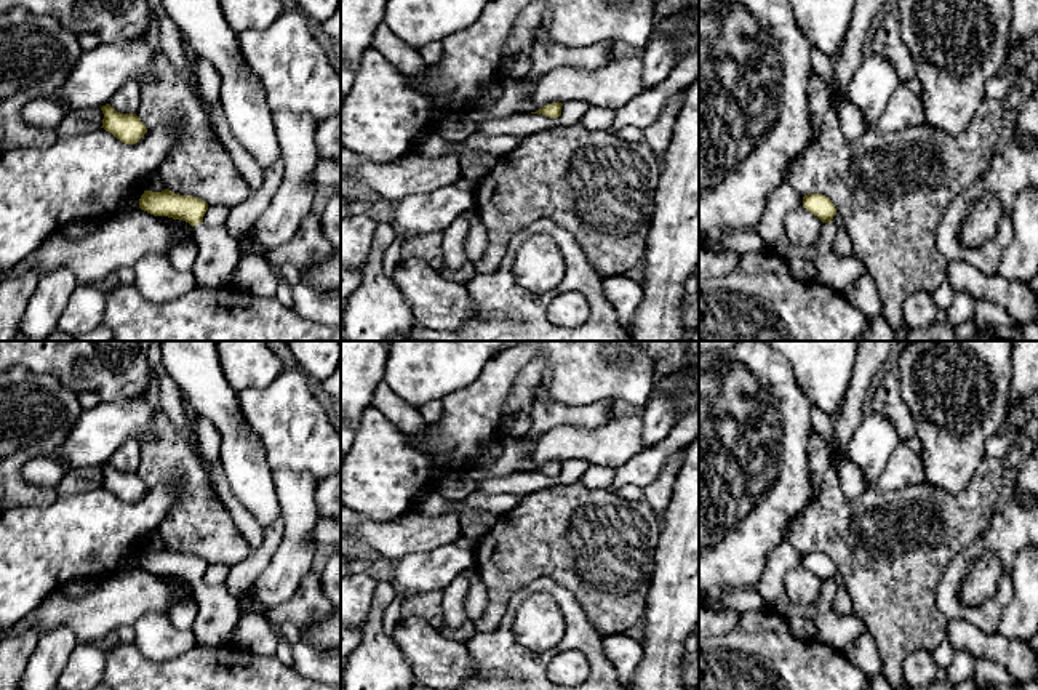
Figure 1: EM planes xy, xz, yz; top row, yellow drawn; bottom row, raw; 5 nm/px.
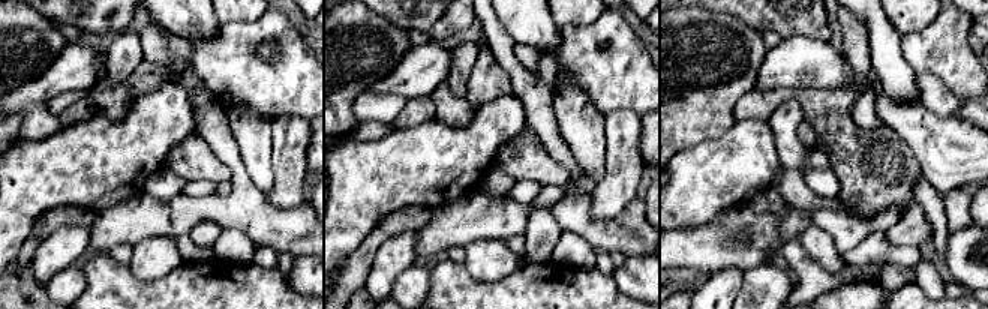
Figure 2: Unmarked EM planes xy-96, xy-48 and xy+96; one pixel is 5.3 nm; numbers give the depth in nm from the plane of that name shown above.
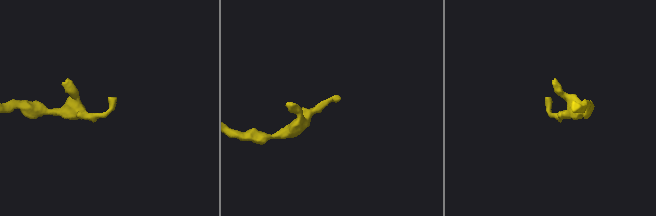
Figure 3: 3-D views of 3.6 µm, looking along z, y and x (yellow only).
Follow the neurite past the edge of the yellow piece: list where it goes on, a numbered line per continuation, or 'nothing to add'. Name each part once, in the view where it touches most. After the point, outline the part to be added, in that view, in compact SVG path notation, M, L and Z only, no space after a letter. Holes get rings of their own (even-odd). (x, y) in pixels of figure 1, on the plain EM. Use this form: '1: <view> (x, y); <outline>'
1: xy (218, 610); M200 581L192 586L198 616L192 626L197 645L219 647L230 644L240 620L240 602L224 584L210 586Z

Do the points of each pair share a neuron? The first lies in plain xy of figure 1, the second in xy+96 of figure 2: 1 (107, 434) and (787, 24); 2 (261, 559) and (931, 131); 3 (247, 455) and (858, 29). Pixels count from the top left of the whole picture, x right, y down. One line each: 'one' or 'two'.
1: two
2: one
3: two

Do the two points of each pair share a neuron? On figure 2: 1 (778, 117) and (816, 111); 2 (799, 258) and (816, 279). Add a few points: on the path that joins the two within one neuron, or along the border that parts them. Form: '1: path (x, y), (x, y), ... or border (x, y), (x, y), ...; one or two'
1: border (802, 107), (796, 101), (786, 99), (768, 119); two
2: path (799, 263), (811, 275); one

